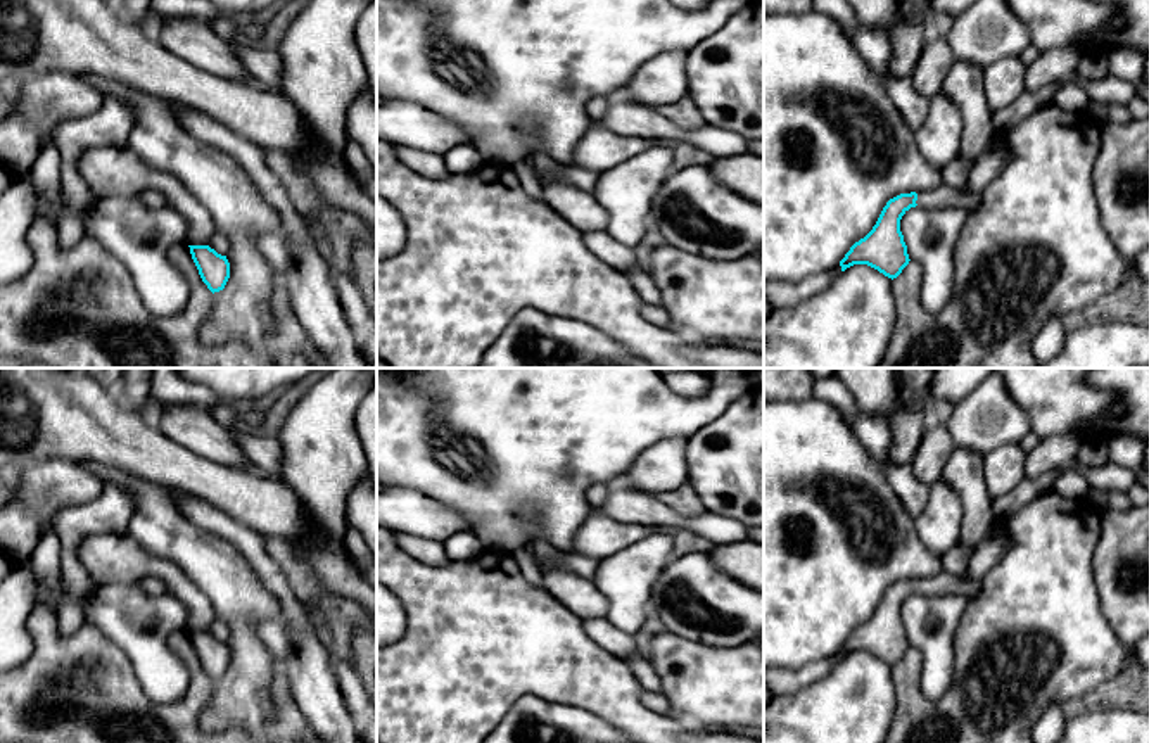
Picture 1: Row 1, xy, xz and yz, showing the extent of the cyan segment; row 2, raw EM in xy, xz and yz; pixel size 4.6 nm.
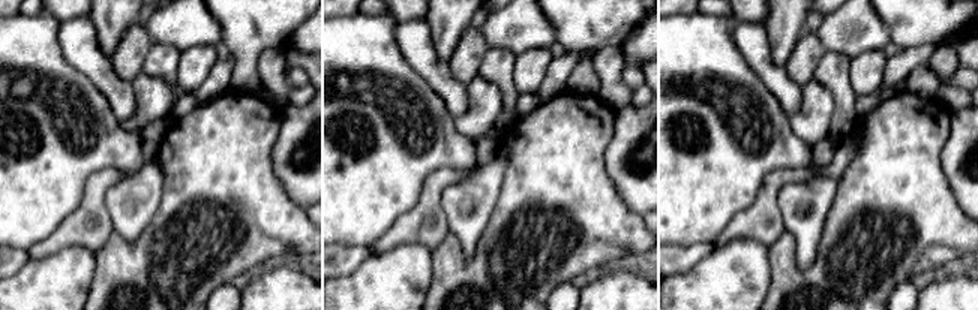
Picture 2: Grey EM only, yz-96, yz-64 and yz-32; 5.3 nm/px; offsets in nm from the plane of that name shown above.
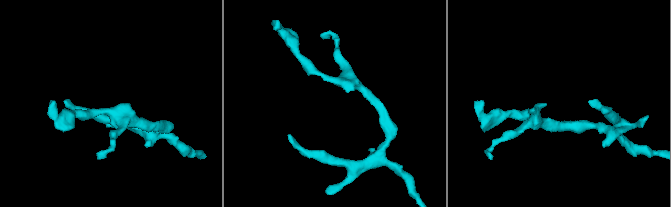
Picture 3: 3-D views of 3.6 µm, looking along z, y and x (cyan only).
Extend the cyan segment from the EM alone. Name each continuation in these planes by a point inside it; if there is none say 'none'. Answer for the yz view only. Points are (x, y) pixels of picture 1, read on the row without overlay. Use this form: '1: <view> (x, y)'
1: yz (945, 583)

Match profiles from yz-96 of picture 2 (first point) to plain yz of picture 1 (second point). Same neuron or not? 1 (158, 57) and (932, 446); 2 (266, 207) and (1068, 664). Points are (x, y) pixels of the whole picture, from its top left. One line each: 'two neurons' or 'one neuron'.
1: two neurons
2: one neuron

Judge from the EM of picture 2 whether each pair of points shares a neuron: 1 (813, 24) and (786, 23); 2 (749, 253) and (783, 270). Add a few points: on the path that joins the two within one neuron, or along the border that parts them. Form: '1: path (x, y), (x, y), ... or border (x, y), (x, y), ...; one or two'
1: border (807, 15), (803, 29); two
2: border (770, 249), (771, 283), (765, 294); two

